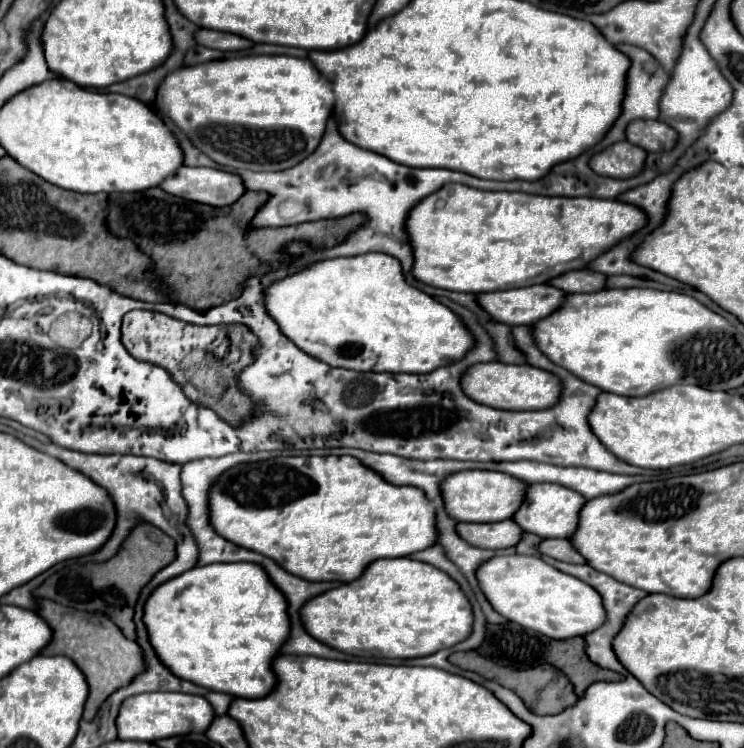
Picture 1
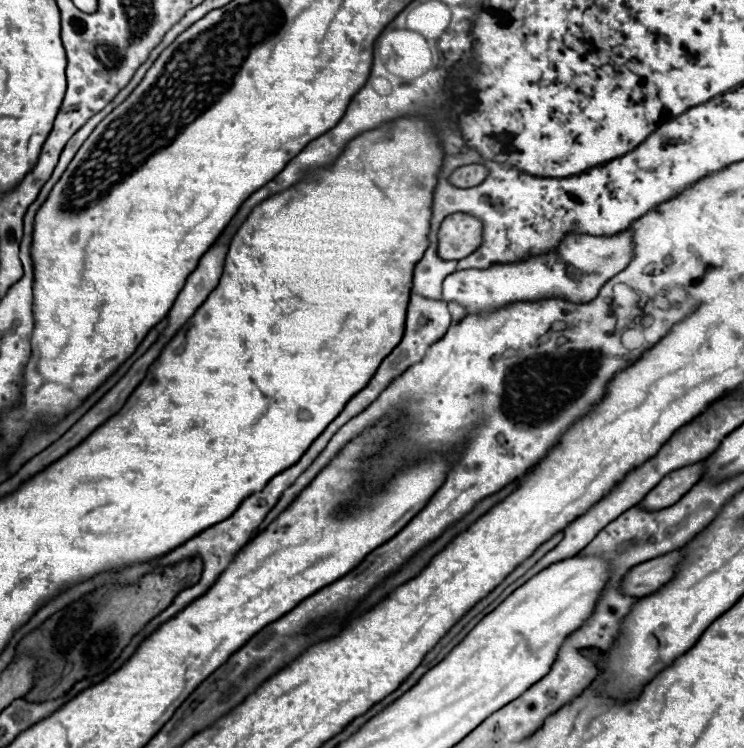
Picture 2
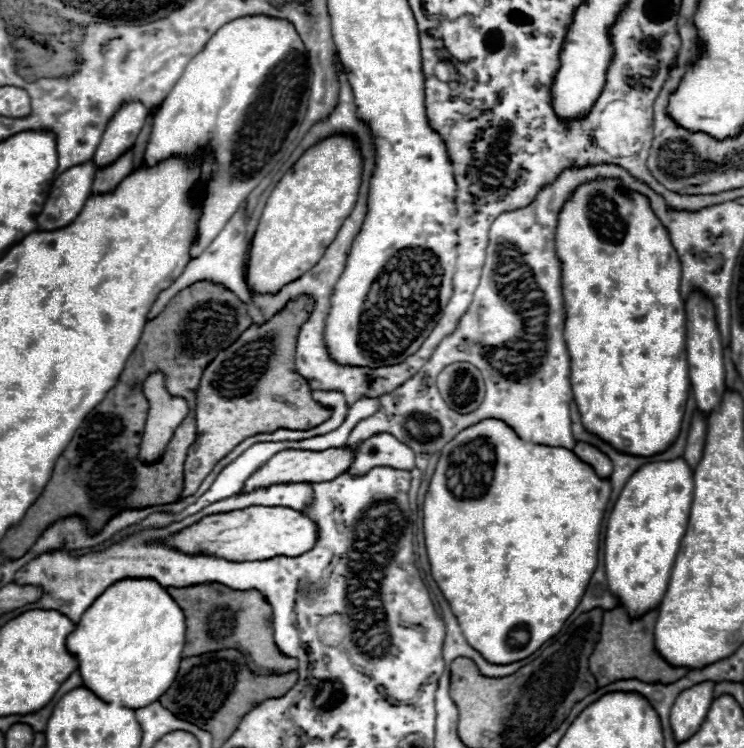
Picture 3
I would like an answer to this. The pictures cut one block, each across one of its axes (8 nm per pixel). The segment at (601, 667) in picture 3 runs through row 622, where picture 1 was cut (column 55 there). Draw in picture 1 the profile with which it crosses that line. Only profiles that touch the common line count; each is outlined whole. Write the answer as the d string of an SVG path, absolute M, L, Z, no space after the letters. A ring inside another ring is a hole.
M36 598L36 604L38 616L52 628L52 640L48 642L46 648L42 648L42 652L48 652L50 656L54 654L68 656L82 670L88 682L88 700L82 718L92 720L100 704L112 692L130 684L130 680L144 670L142 652L134 640L128 640L112 620L102 618L102 614L98 612L78 612L46 598Z

